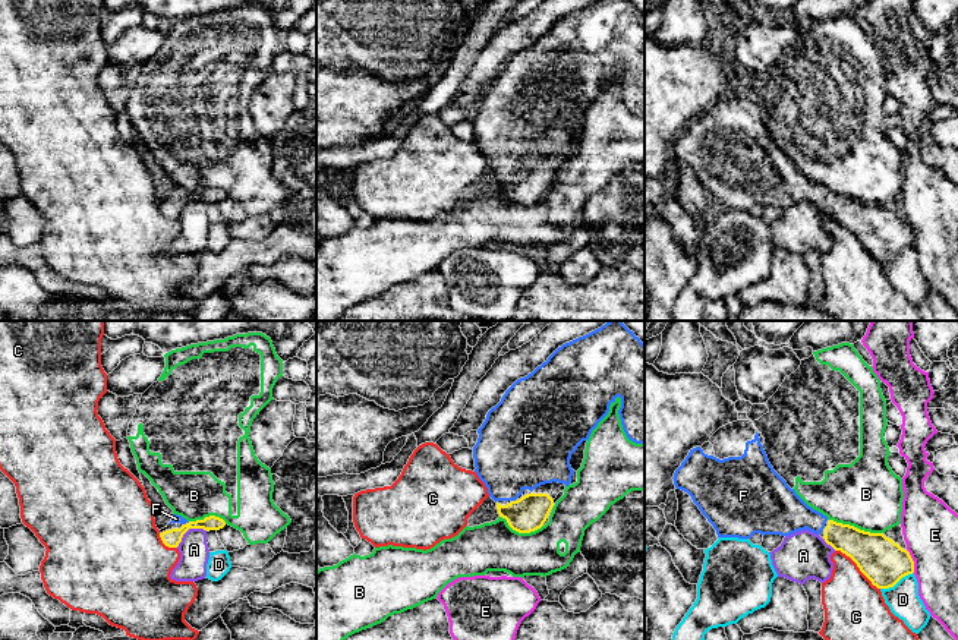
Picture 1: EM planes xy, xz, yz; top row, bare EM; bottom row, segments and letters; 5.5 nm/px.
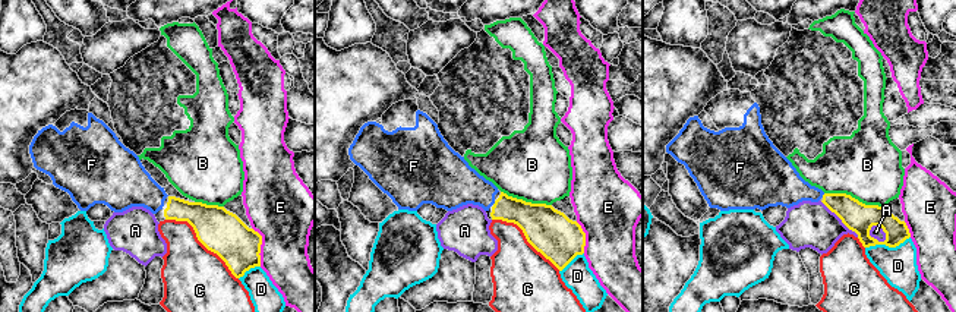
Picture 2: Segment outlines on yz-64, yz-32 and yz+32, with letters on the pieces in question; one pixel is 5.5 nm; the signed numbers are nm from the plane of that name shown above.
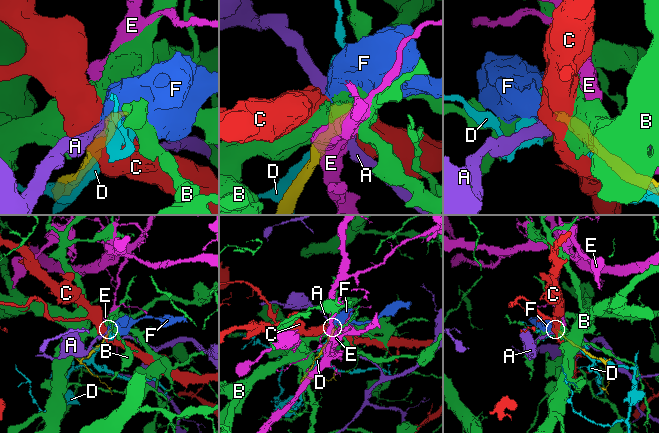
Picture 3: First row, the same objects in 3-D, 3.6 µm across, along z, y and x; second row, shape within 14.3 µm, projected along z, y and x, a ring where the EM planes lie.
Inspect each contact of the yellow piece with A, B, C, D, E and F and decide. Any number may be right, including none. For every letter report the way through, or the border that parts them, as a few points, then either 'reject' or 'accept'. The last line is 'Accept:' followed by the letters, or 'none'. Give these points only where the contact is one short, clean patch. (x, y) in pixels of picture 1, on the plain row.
A: reject
B: border yz (828, 191), (882, 205); reject
C: reject
D: reject
E: reject
F: way xz (529, 185), (525, 185), (513, 173), (510, 163), (510, 128); accept
Accept: F

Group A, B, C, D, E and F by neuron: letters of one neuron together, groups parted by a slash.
A / B / C / D / E / F

